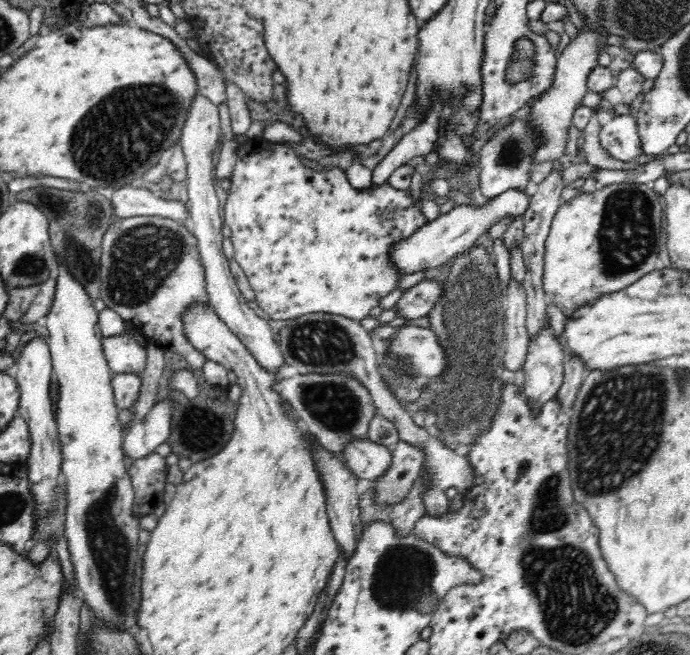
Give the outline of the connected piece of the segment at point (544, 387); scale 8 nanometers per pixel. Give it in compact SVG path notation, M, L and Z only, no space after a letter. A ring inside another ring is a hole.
M548 322L540 335L536 336L534 340L529 340L527 358L522 367L526 373L523 394L530 410L539 410L542 404L555 398L556 391L563 379L563 351L552 328L548 326Z

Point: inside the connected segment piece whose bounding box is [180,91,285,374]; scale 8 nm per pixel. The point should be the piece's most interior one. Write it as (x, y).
(199, 132)

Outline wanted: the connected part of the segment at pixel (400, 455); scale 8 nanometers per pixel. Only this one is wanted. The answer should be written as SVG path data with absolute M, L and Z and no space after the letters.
M398 442L390 451L390 468L386 468L380 476L371 480L373 504L394 506L402 502L421 474L421 450L405 442Z

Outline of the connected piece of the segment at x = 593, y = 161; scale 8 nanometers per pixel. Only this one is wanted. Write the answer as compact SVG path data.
M593 112L592 118L588 121L588 125L586 125L582 130L584 142L581 152L585 162L600 170L636 170L638 166L641 166L636 161L620 162L620 160L610 158L610 155L606 152L606 150L600 146L600 130L601 125L598 124L597 113Z

